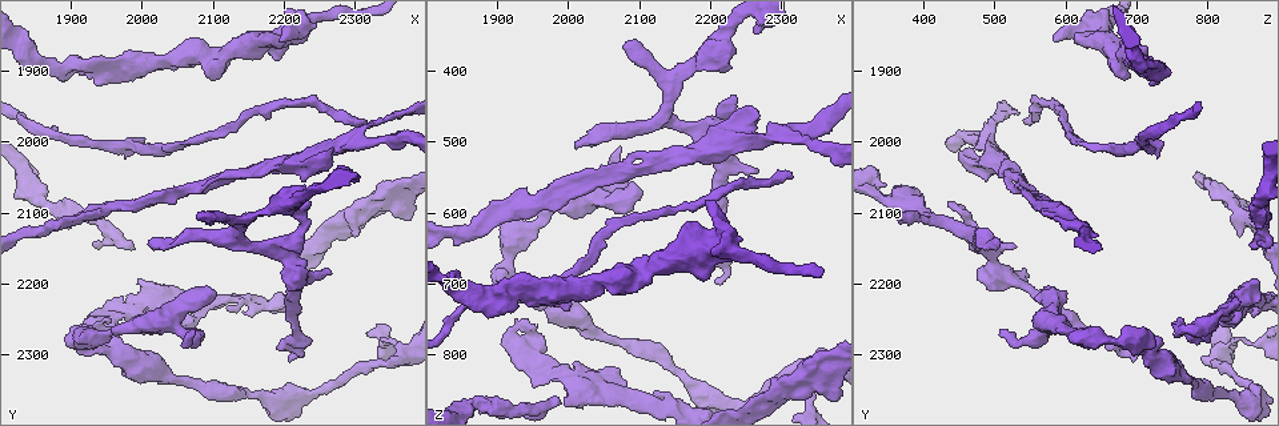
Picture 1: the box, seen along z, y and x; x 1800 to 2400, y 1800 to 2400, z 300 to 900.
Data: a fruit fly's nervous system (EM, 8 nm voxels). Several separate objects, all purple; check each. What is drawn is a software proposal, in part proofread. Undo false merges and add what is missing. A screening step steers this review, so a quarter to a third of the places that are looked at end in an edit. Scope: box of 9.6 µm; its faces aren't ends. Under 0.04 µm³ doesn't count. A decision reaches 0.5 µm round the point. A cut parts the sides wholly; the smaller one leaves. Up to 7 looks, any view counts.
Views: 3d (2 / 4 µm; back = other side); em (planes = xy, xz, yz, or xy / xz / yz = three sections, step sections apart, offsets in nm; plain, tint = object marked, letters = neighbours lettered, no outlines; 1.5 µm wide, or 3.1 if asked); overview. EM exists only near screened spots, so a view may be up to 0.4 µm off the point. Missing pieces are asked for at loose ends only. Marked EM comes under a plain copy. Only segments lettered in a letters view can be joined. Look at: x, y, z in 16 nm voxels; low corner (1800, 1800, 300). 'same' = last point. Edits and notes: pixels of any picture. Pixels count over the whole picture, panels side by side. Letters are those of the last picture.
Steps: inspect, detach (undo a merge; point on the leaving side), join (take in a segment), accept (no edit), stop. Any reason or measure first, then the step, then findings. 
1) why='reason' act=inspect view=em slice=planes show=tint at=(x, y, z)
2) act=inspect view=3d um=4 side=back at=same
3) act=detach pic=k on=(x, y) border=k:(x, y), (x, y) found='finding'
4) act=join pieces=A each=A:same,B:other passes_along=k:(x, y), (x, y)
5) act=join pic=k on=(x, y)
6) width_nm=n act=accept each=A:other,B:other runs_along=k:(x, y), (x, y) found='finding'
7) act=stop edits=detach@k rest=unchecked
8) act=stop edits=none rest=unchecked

why='branch stops here' act=inspect view=3d um=2 at=(1990, 2150, 870)

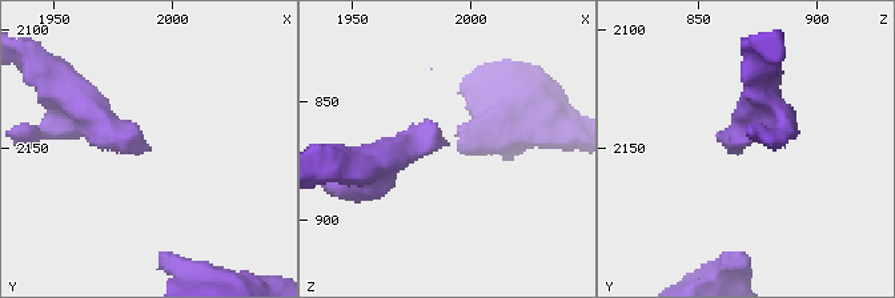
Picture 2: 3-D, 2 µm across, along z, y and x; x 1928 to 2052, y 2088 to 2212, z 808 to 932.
act=inspect view=em slice=xy step=8 show=letters at=(1991, 2150, 868)

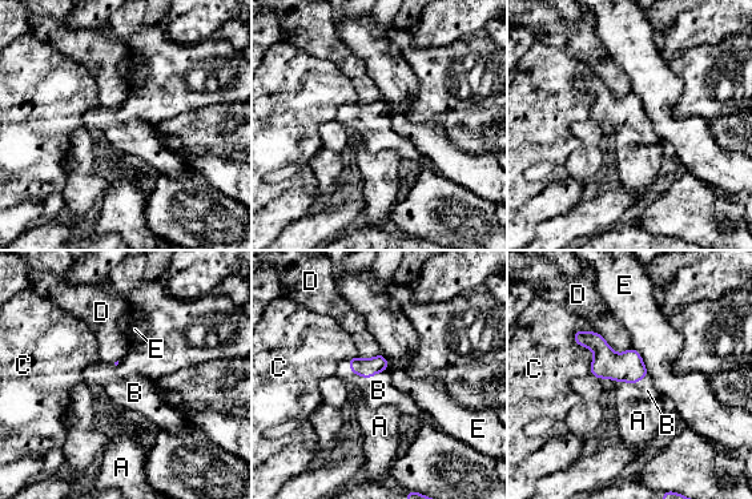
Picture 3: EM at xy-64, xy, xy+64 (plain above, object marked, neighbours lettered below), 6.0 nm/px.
why='another direction' act=inspect view=em slice=planes show=letters at=same

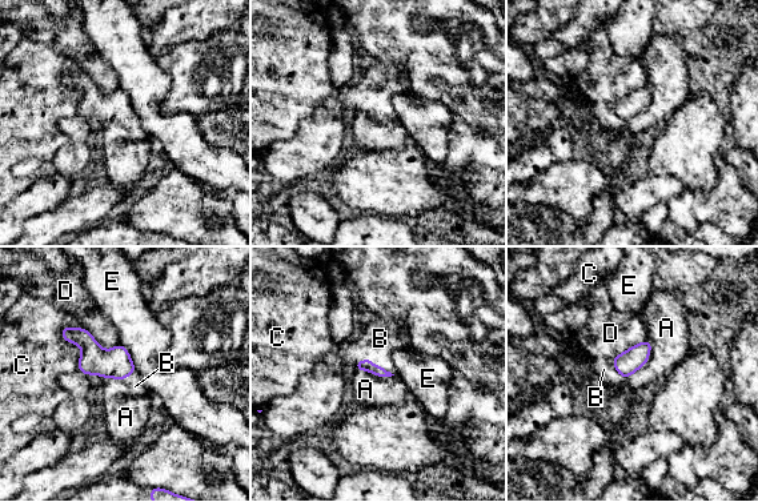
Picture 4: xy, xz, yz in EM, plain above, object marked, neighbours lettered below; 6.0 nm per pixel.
act=join pieces=B each=A:other,B:same,C:other,D:other,E:other passes_along=4:(365, 364), (373, 365), (380, 338) found='the cell continues'

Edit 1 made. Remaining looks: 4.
why='redraw' act=inspect view=overview

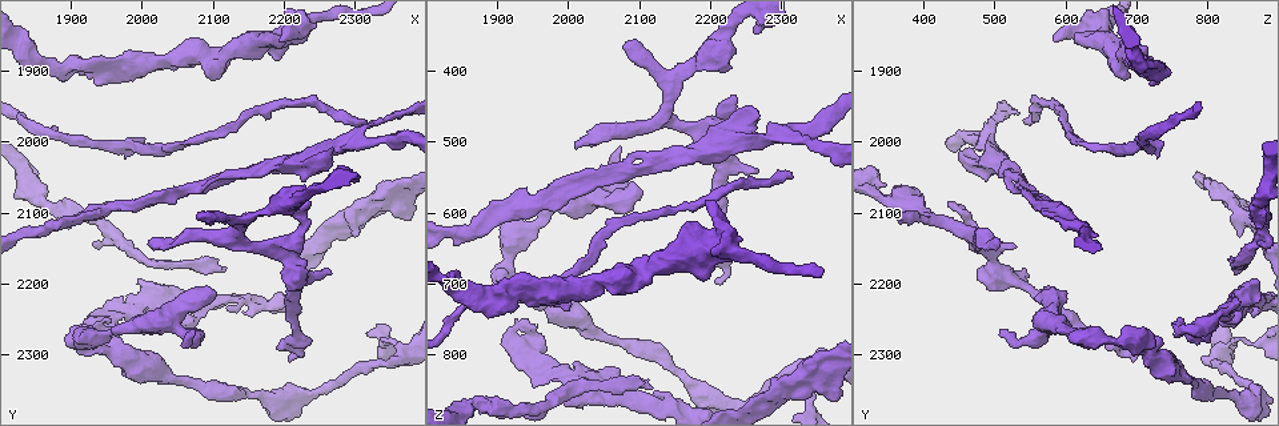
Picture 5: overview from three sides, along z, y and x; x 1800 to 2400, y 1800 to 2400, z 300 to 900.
why='branch stops here' act=inspect view=em slice=planes show=letters at=(2270, 2185, 540)

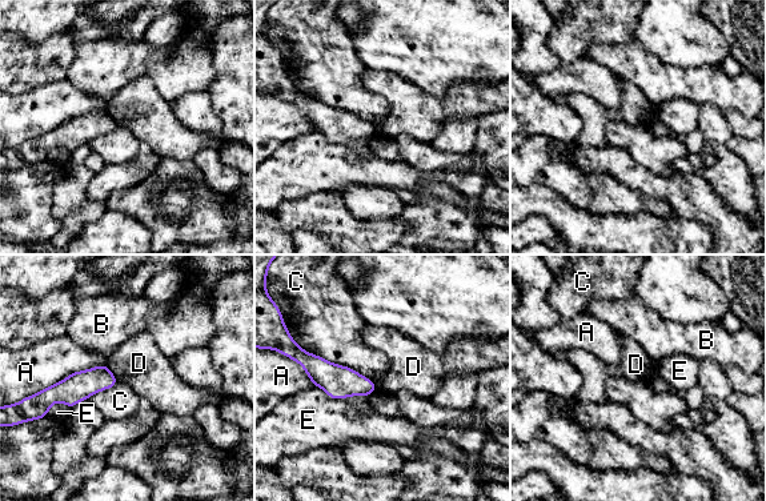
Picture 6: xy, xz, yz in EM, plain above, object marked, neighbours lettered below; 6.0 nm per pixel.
act=accept each=A:other,B:other,C:other,D:other,E:other border=6:(105, 365), (117, 381) found='no lettered segment goes on from it'

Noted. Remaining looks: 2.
why='sharp bend' act=inspect view=3d um=4 at=(2370, 2055, 800)

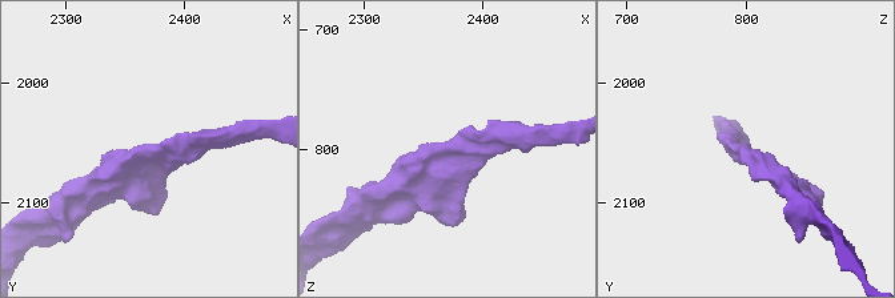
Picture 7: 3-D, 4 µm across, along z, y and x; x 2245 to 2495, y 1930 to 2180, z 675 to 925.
act=inspect view=em slice=planes show=letters at=(2364, 2058, 800)

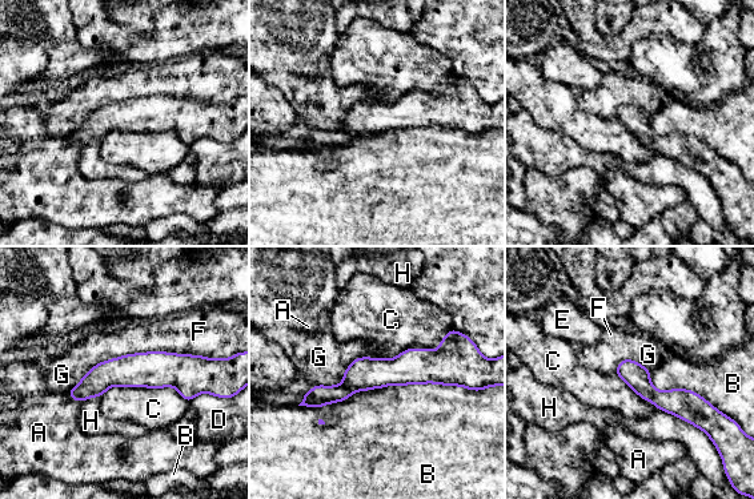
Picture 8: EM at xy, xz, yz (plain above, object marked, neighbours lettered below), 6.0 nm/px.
longest_contact=B:650nm act=accept each=A:other,B:other,C:other,D:other,E:other,F:other,G:other,H:other runs_along=8:(457, 367), (364, 373), (307, 403) found='continuous, no second cell'

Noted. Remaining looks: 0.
act=stop edits=join@4 rest=unchecked

